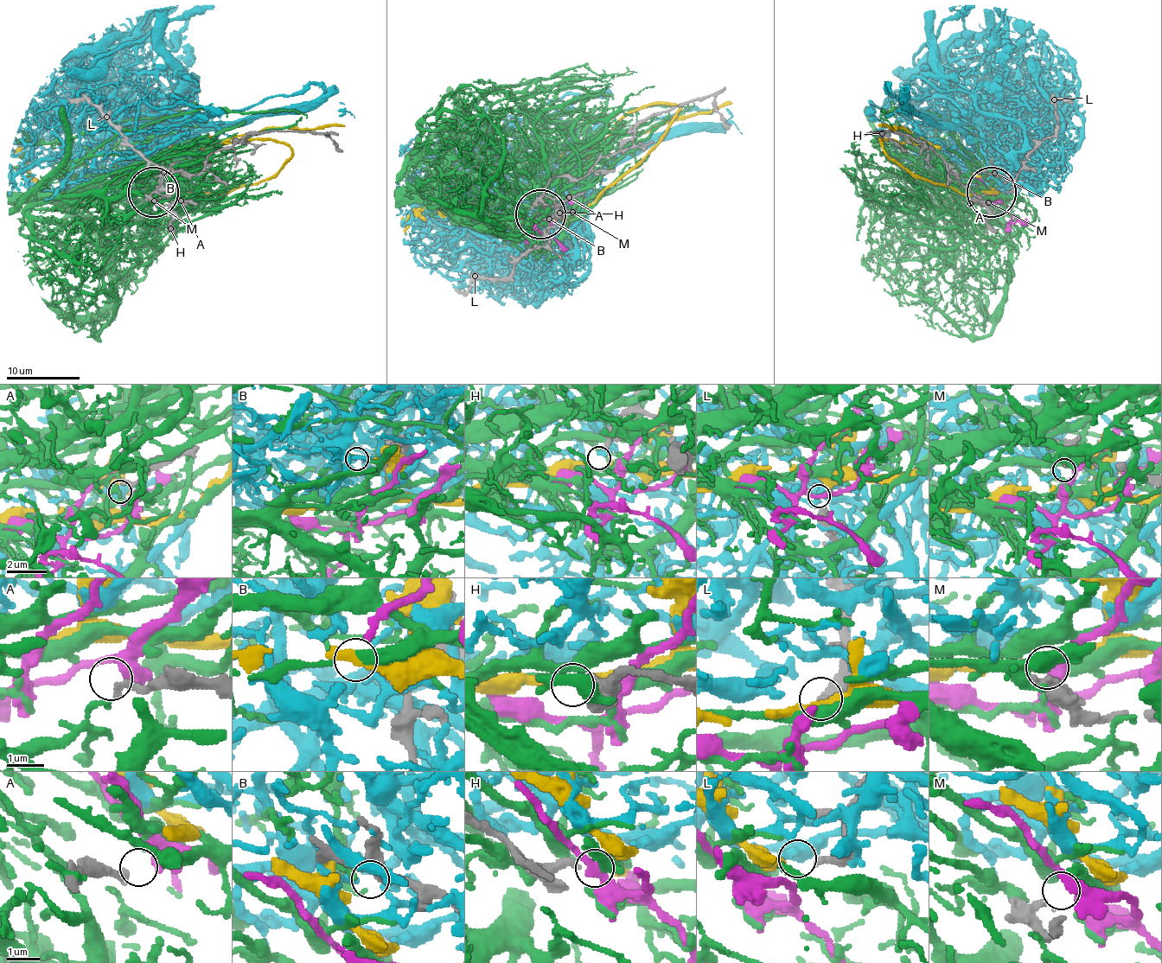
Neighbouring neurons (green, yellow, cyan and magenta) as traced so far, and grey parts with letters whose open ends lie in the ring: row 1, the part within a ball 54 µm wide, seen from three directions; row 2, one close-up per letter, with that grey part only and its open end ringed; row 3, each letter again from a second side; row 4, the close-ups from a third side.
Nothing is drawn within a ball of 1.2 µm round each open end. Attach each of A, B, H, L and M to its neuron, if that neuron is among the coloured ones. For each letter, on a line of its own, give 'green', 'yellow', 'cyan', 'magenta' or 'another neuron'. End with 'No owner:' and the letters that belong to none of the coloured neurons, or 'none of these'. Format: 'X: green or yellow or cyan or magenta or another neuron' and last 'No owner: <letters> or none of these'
A: another neuron
B: green
H: another neuron
L: yellow
M: magenta
No owner: A, H

